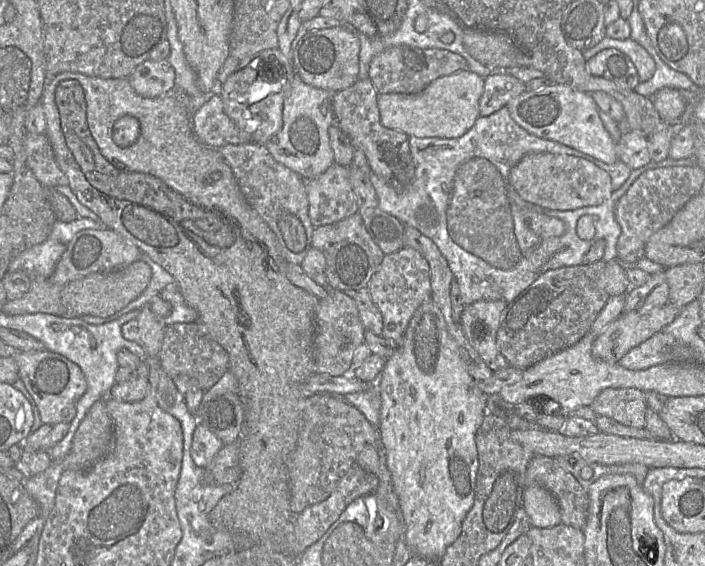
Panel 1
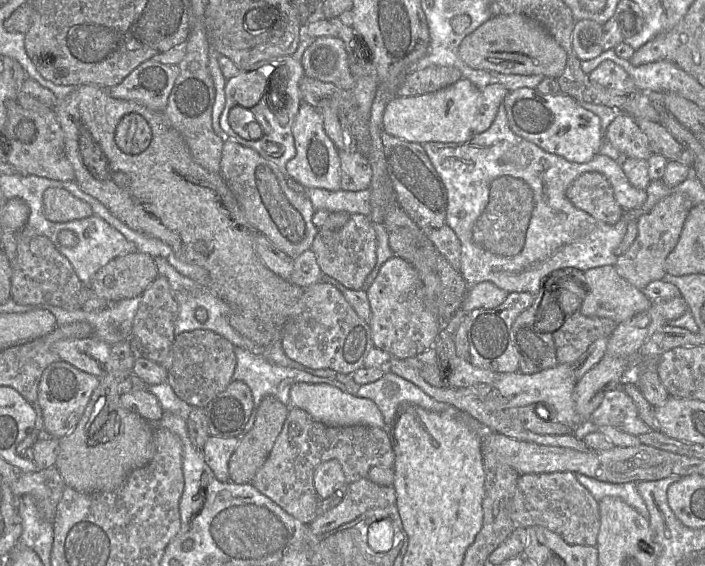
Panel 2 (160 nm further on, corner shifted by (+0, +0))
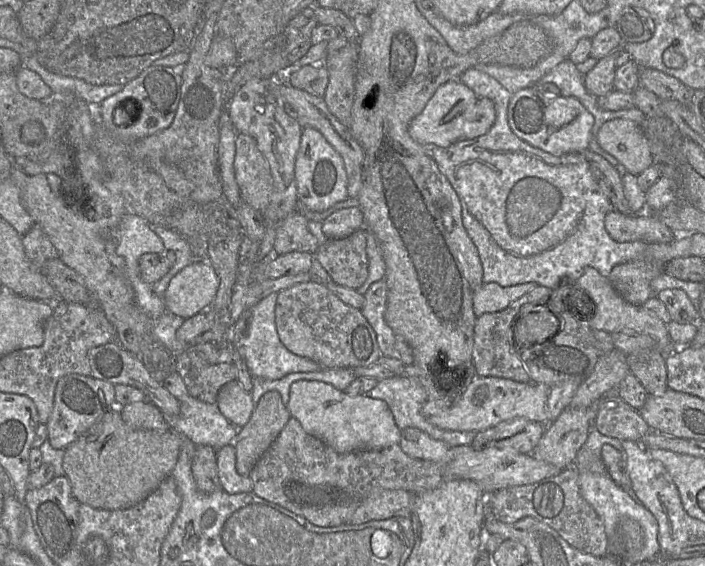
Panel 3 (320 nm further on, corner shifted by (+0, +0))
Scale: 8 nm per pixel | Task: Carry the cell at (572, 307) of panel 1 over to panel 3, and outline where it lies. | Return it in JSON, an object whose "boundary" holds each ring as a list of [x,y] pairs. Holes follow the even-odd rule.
{"boundary":[[[558,288],[552,290],[552,294],[546,303],[547,308],[559,321],[558,332],[550,339],[530,347],[520,346],[516,342],[514,344],[531,382],[543,384],[548,388],[567,381],[582,383],[593,372],[598,360],[615,348],[610,333],[593,329],[577,321],[573,316],[573,309],[567,310],[568,305],[565,302],[564,305],[557,306],[558,294]]]}

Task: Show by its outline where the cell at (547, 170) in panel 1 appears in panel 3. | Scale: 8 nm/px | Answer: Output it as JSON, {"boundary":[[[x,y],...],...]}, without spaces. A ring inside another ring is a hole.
{"boundary":[[[612,210],[606,215],[604,224],[616,242],[671,243],[676,239],[675,233],[651,213],[623,215]]]}

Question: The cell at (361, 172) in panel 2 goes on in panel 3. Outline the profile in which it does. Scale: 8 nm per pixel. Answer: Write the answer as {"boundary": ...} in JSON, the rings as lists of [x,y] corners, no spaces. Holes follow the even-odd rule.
{"boundary":[[[279,82],[271,86],[271,93],[286,113],[293,117],[302,129],[312,128],[323,135],[329,144],[341,156],[346,176],[348,198],[357,198],[361,188],[361,175],[363,166],[363,150],[351,136],[348,127],[343,125],[328,109],[324,97],[314,96],[306,91],[294,88],[290,83]]]}

